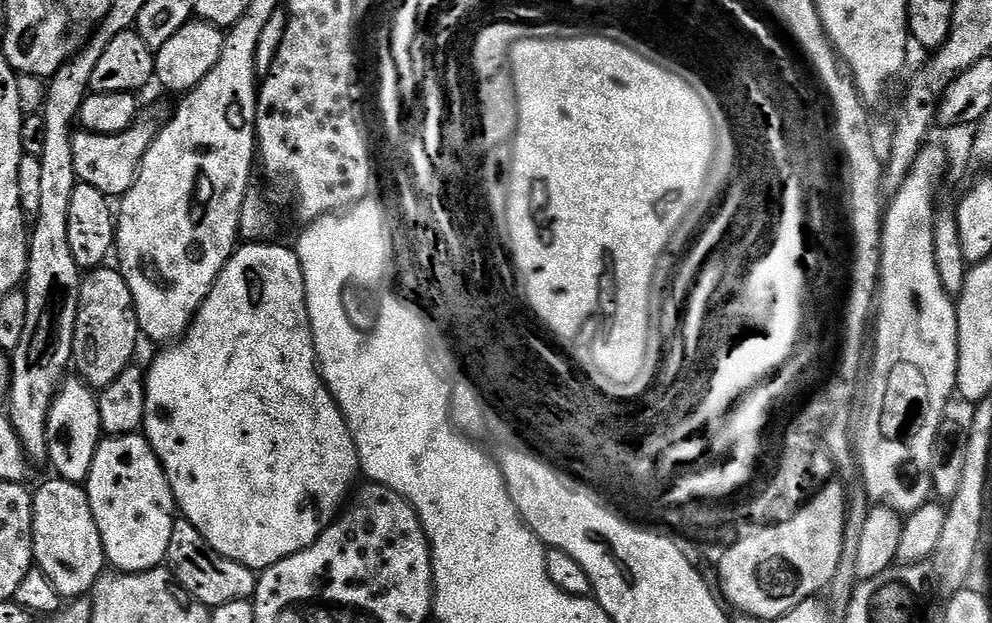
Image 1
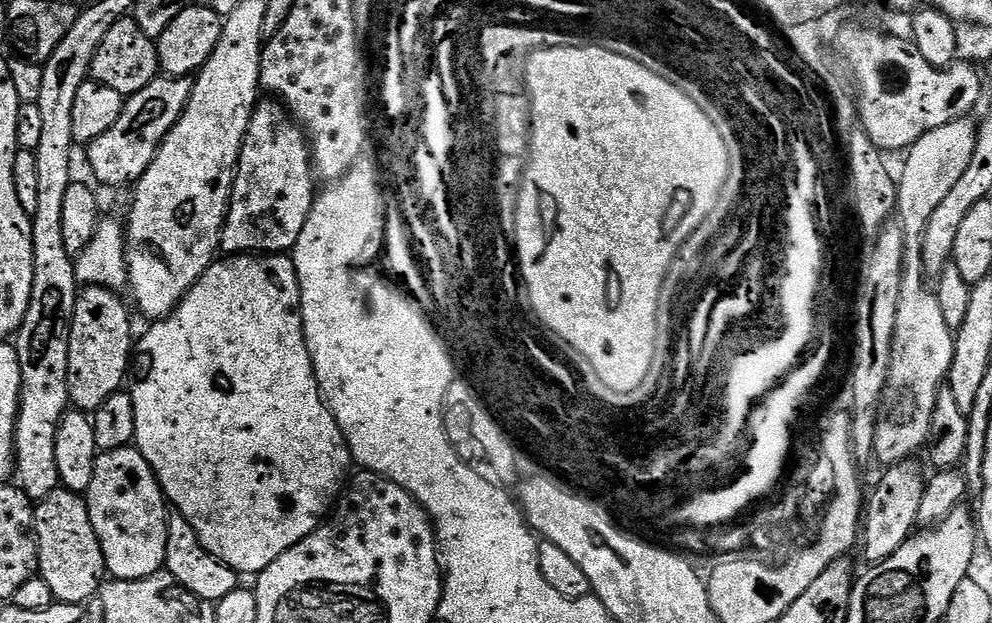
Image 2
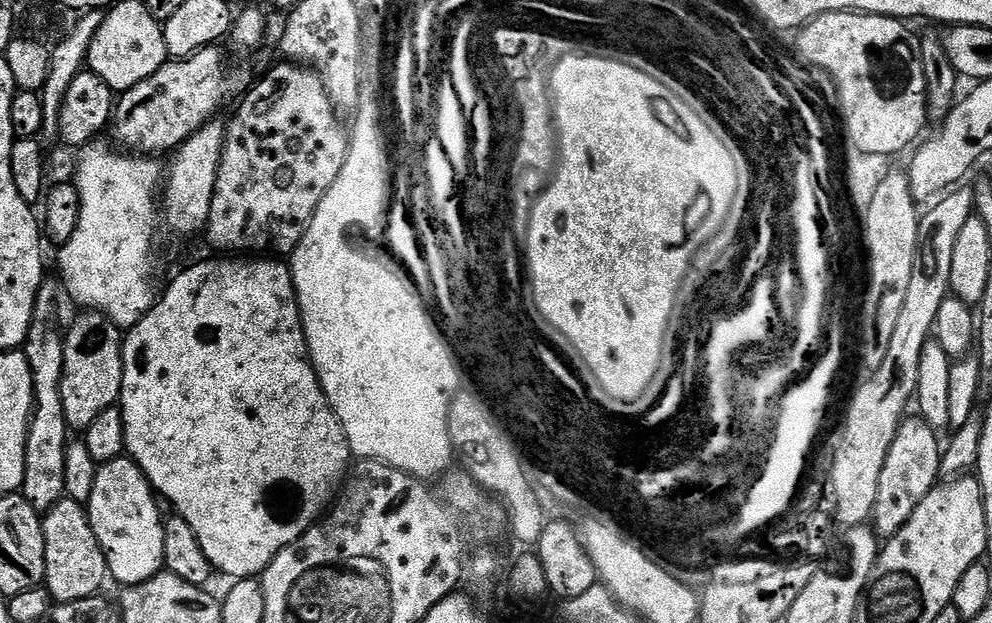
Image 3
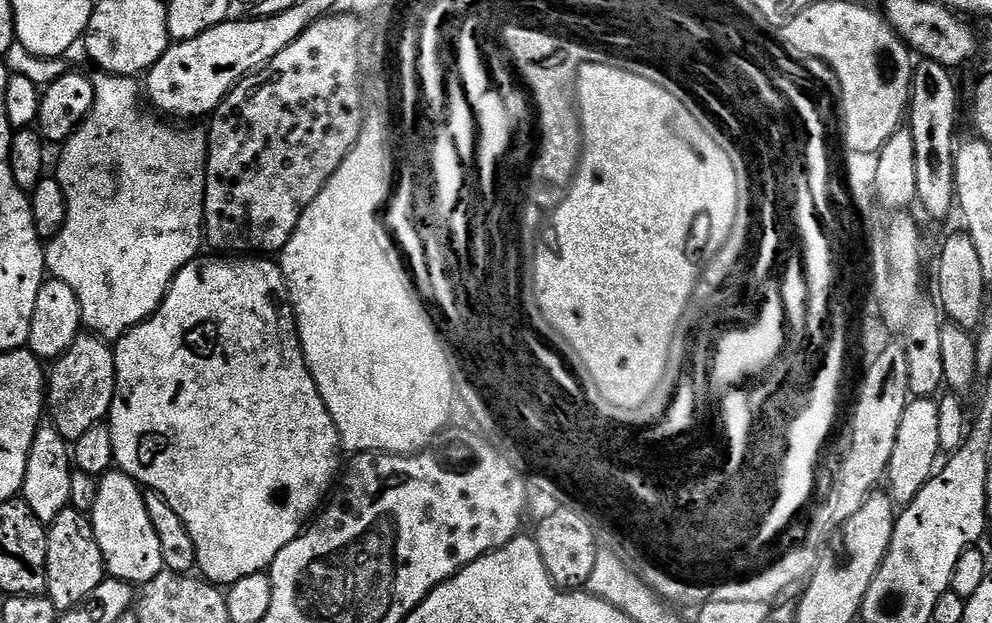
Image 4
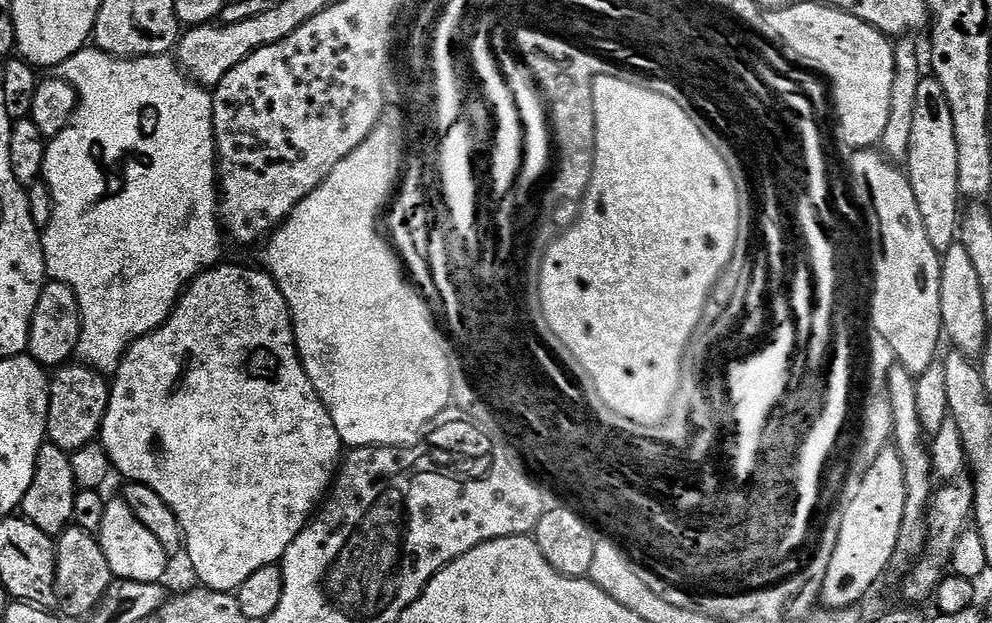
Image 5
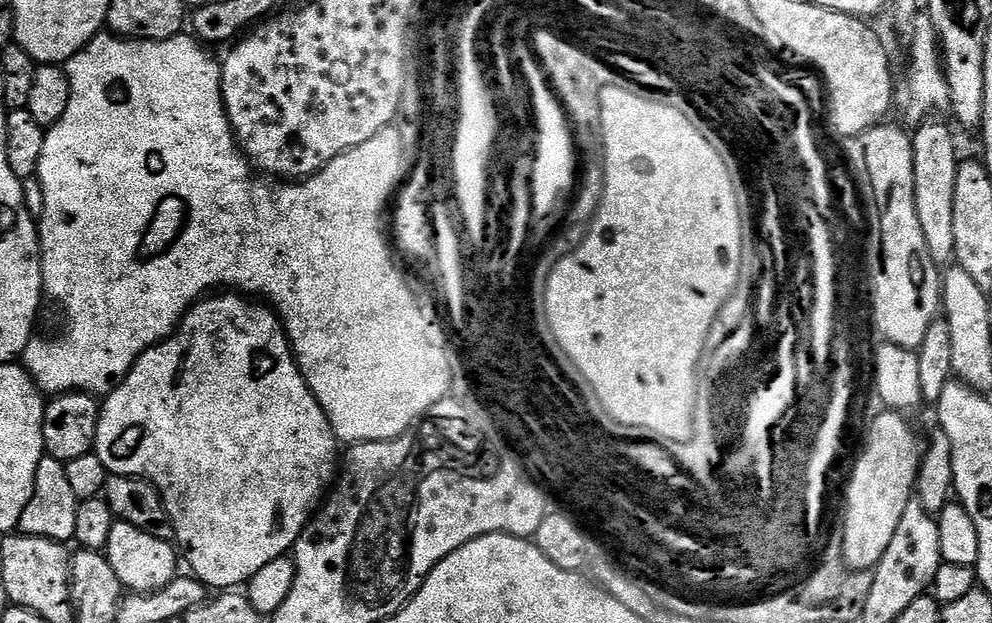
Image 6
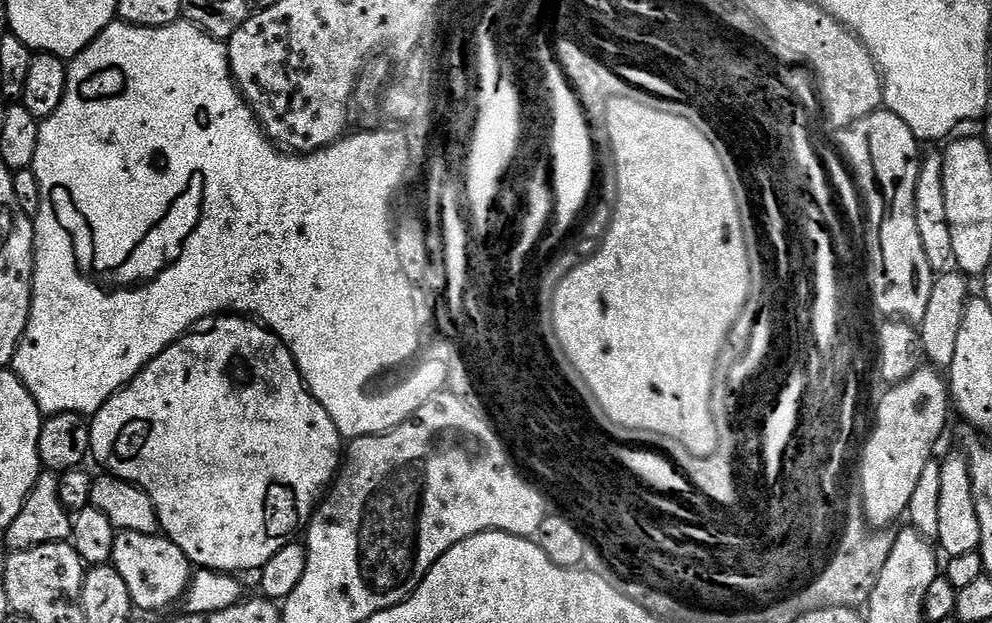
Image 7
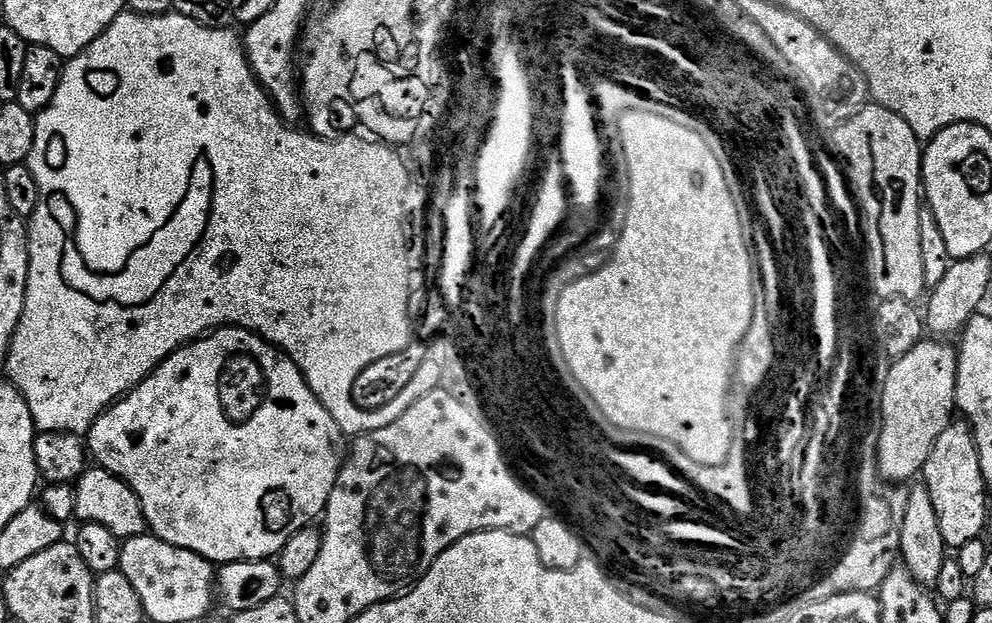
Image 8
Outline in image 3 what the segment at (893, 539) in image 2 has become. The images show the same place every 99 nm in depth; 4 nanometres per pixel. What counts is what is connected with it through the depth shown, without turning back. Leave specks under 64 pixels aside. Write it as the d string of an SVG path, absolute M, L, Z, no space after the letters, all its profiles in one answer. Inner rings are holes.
M905 418L900 422L900 428L894 434L894 442L888 447L886 462L882 466L882 474L878 474L878 498L874 498L874 510L870 521L877 537L887 538L898 534L906 522L910 522L910 514L918 510L918 502L930 494L930 490L936 487L941 479L940 454L942 451L942 440L939 440L937 429L931 428L926 421L919 418Z

